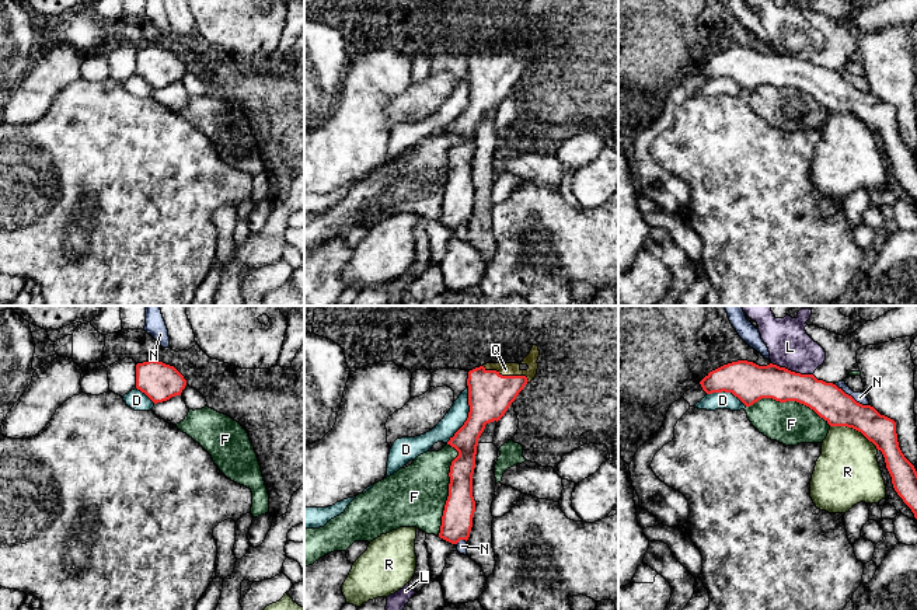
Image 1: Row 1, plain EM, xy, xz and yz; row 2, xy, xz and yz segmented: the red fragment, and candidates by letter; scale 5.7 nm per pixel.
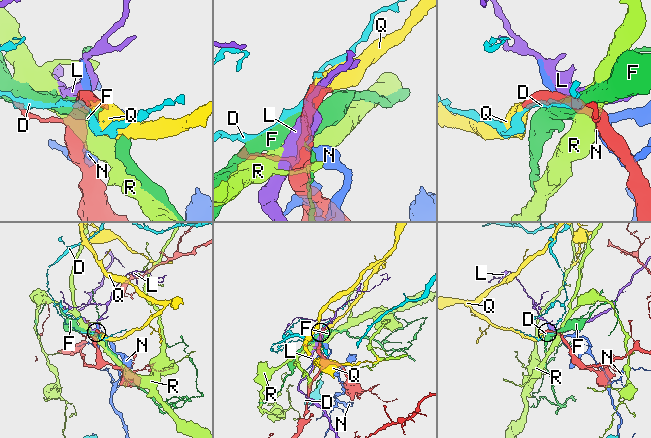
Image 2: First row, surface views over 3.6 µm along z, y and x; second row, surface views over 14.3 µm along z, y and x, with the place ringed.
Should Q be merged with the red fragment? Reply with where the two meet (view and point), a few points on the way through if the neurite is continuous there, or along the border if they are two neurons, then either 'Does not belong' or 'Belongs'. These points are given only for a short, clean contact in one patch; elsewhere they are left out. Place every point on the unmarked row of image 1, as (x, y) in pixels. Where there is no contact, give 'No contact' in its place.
Touches red at xz (506, 62). Belongs

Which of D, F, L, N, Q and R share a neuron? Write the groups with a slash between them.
D / F / L / N / Q / R

